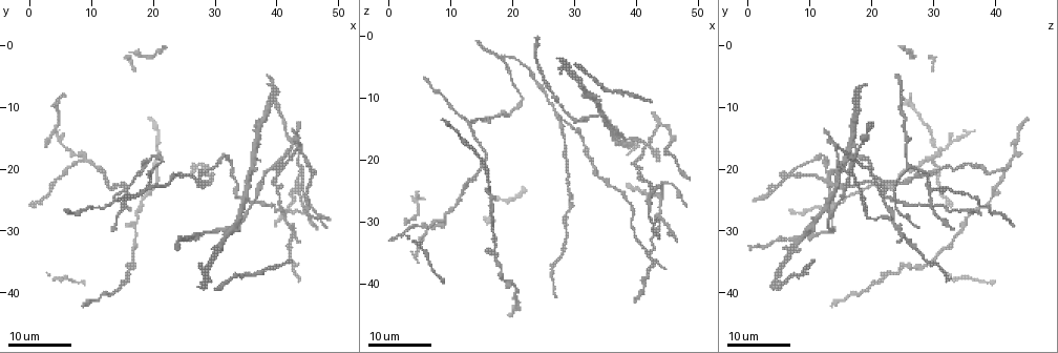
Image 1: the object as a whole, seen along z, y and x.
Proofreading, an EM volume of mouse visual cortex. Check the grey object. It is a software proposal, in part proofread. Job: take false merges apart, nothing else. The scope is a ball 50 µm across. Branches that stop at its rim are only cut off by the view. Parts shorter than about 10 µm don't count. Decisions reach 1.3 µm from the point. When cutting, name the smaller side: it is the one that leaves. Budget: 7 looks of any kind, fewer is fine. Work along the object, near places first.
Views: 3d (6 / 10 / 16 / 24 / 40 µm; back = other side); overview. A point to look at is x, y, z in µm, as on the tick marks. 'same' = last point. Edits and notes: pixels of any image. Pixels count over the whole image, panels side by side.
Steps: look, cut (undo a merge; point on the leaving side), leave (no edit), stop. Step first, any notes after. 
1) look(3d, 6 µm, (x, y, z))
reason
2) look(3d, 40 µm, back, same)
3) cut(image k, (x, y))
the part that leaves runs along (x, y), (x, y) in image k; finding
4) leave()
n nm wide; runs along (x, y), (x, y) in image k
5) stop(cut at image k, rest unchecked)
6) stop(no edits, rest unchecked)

look(3d, 24 µm, (35.0, 27.5, 13.5))
three-way junction

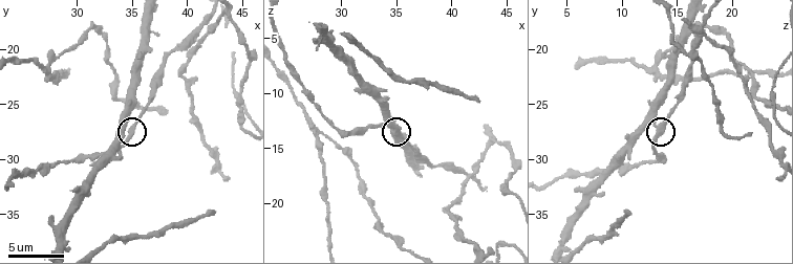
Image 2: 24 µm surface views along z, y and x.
look(3d, 6 µm, (35.0, 27.4, 13.6))

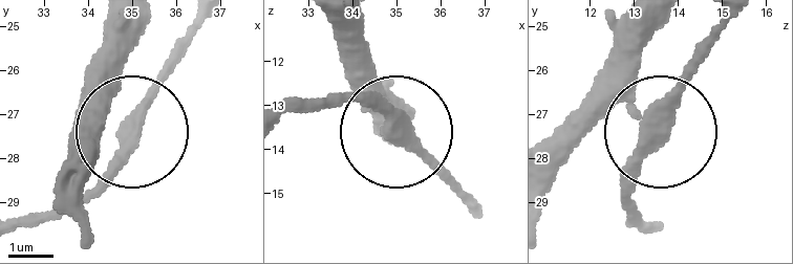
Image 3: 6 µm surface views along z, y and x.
look(3d, 6 µm, back, (35.00, 27.35, 13.40))
other side

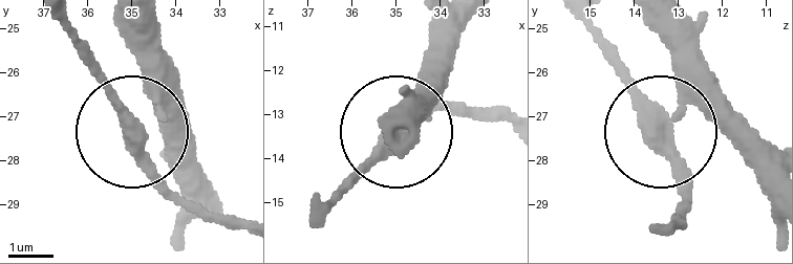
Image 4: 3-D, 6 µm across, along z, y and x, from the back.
leave()
runs along (585, 26), (661, 128), (687, 214) in image 4; all the same cell

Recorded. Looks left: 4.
look(3d, 10 µm, (27.4, 21.6, 13.2))

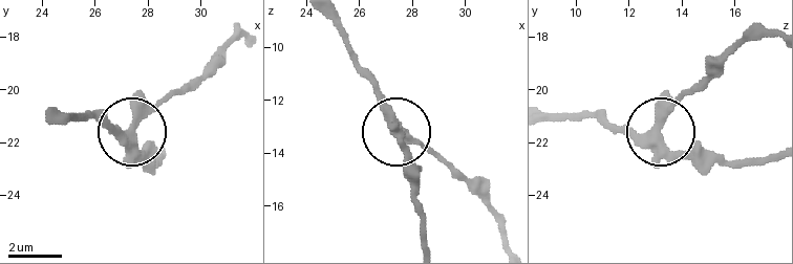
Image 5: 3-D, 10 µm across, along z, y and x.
leave()
side arm 78 µm; runs along (612, 128), (657, 132), (702, 171) in image 5; all the same cell

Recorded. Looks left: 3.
look(3d, 16 µm, (18.5, 23.5, 4.0))
sudden change in width

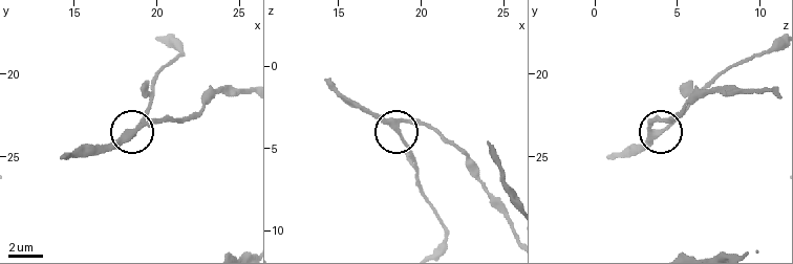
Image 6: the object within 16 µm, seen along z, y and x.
look(3d, 6 µm, (18.6, 23.6, 4.1))
zoom in

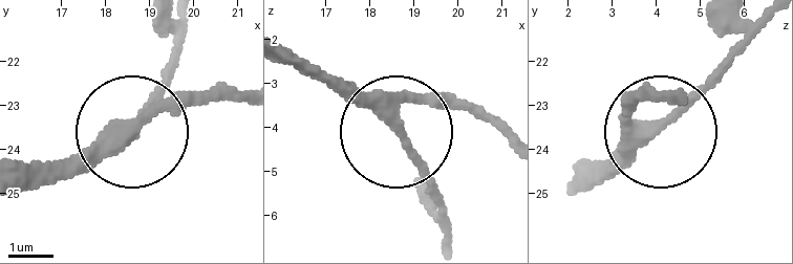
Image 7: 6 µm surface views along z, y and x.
leave()
3 arms; all the same cell

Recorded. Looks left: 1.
stop(no edits, rest unchecked)

